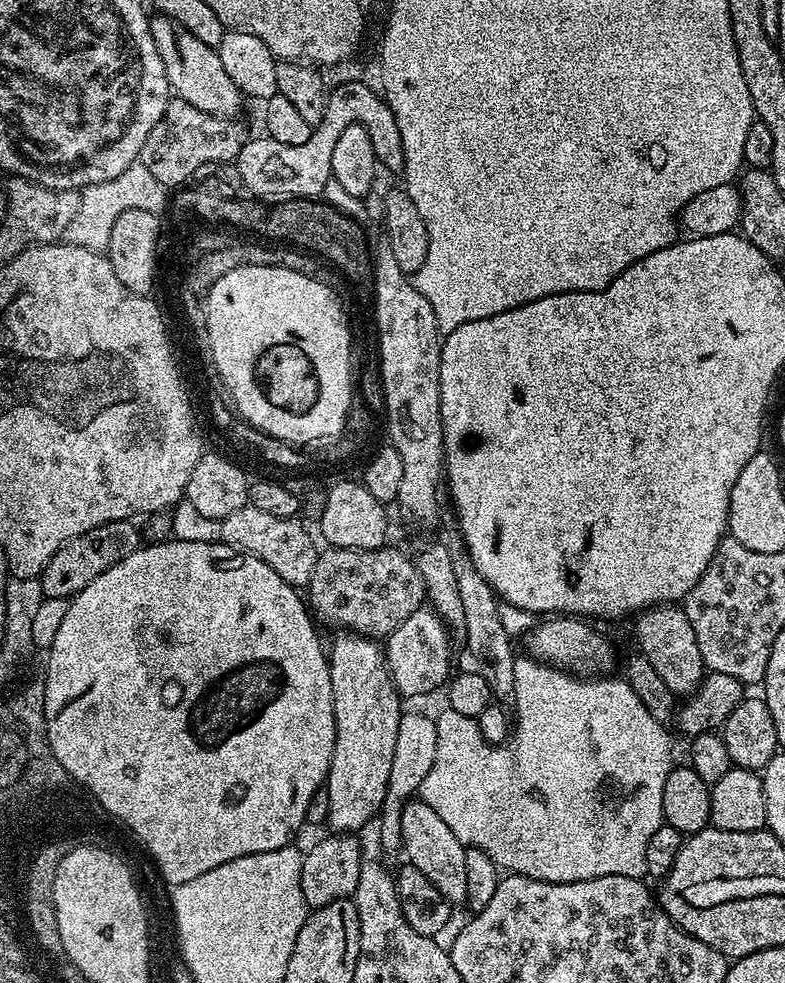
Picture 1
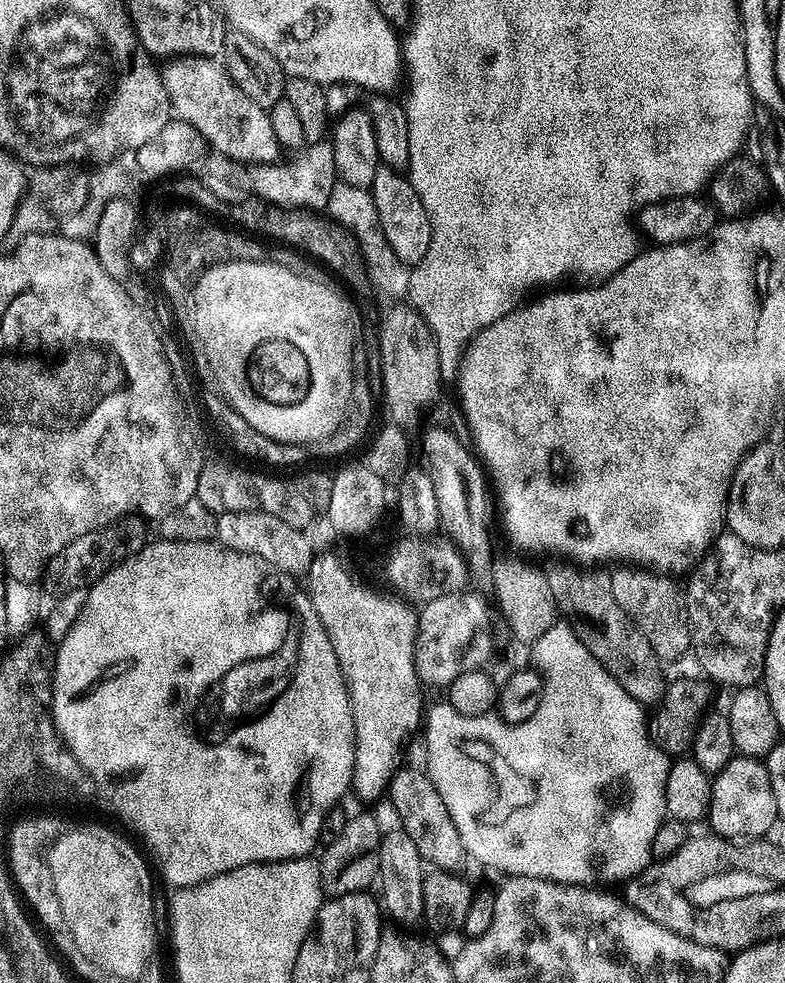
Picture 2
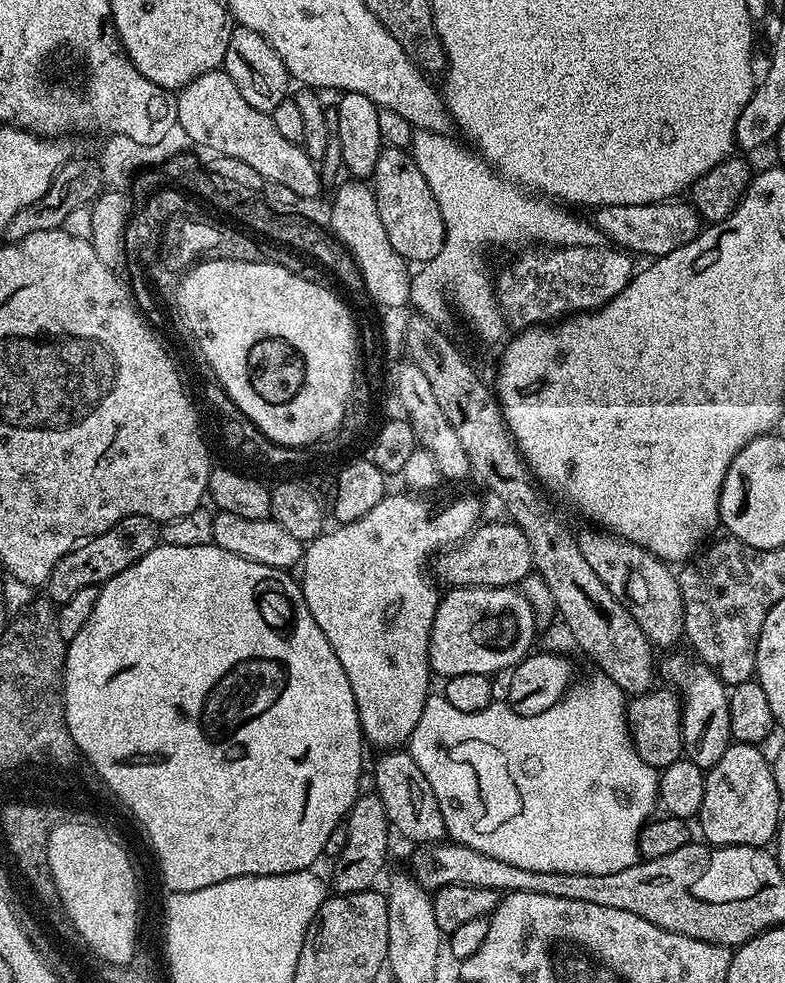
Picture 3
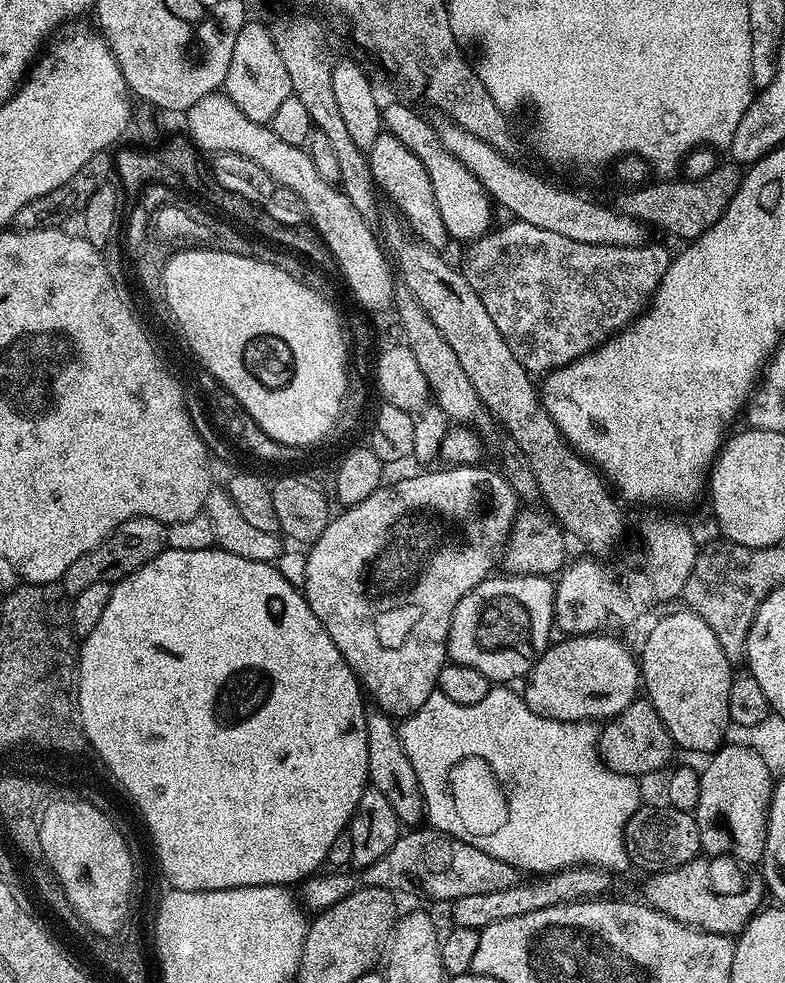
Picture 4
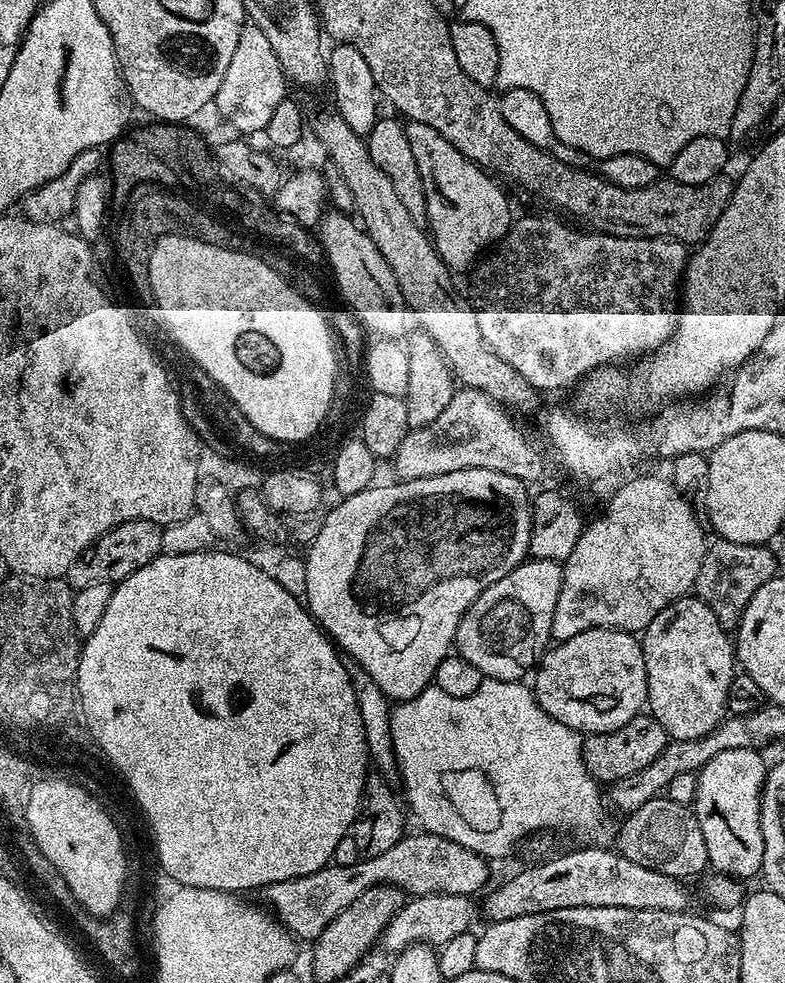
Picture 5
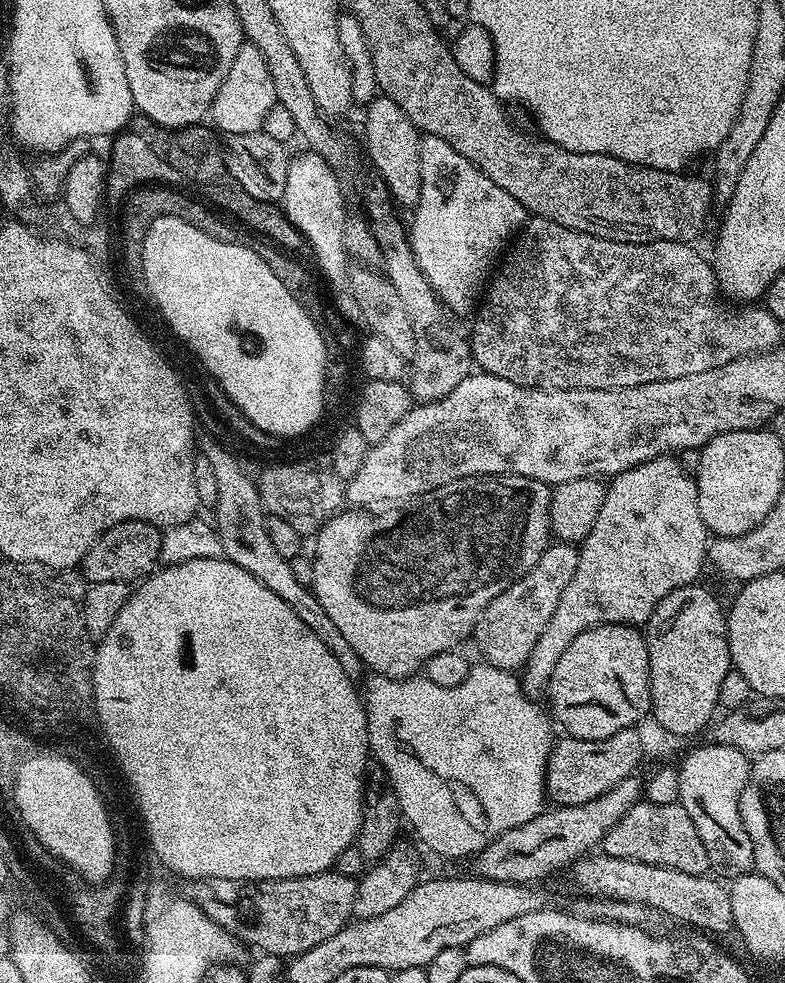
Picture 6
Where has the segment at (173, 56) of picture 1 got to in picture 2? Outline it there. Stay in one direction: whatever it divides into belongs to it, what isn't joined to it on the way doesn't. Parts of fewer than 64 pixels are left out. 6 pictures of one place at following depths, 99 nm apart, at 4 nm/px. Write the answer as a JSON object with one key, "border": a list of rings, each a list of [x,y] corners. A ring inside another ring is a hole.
{"border":[[[177,55],[165,64],[162,75],[173,113],[197,128],[219,155],[242,160],[249,166],[281,159],[282,149],[278,138],[274,138],[266,109],[238,90],[219,59]]]}

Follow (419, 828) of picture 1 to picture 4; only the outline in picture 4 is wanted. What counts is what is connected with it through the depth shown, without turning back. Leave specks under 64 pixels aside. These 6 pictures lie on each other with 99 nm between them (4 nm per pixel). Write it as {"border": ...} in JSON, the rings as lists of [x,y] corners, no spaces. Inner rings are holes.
{"border":[[[379,710],[371,711],[367,718],[367,764],[371,785],[382,791],[397,814],[401,825],[412,828],[419,825],[426,816],[424,795],[414,773],[410,758],[406,757],[403,741],[395,721]]]}

